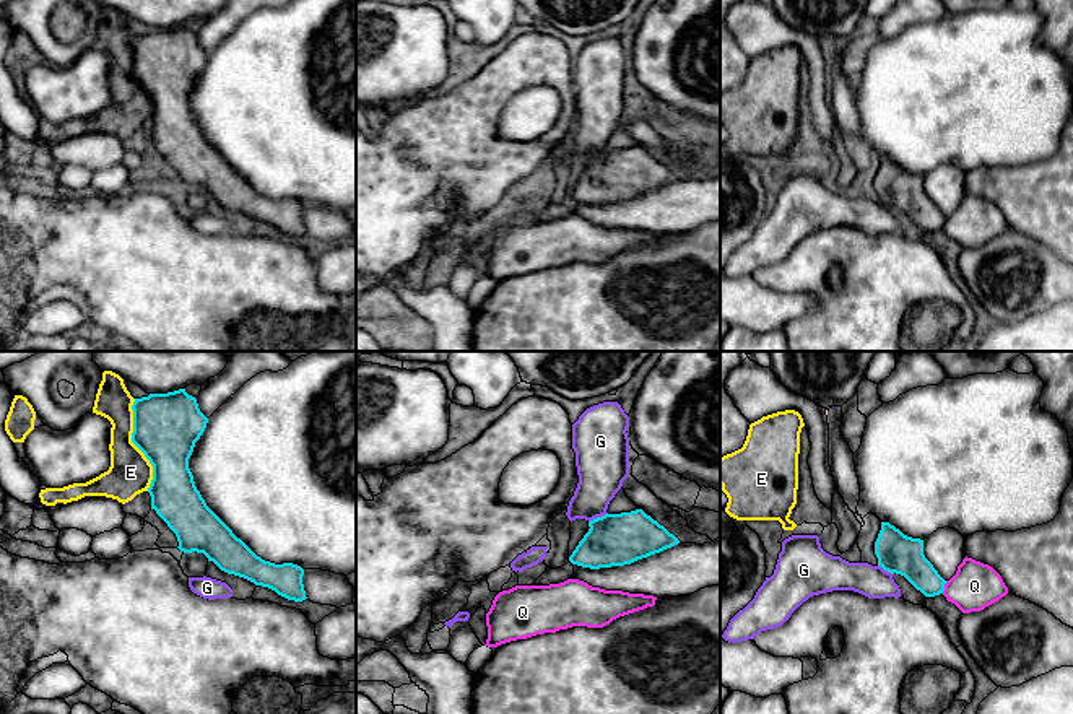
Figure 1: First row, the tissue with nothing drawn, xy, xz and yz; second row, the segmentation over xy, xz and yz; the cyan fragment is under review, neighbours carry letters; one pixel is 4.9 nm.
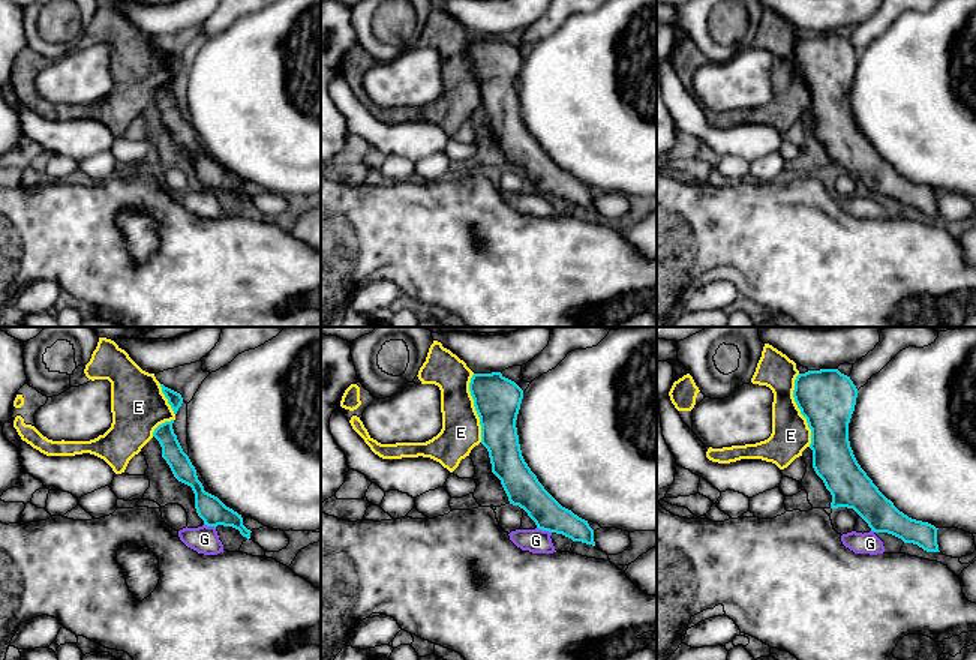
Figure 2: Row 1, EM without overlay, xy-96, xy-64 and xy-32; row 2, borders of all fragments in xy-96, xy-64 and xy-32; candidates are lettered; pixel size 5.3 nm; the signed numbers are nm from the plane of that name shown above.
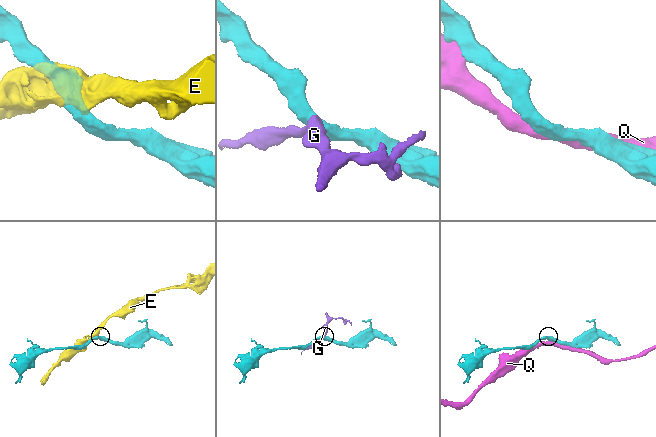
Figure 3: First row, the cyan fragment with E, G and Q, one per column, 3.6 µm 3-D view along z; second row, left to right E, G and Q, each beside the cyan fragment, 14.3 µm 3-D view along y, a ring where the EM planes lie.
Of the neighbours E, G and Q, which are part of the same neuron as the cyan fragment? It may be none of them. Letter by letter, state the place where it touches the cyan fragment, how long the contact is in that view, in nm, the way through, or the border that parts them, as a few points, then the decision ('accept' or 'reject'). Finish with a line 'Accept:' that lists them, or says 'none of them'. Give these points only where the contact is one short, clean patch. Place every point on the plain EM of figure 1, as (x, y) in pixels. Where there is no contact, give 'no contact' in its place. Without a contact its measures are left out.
E: contact xy (134, 78); length 460 nm; reject
G: contact xz (597, 153); length 110 nm; way xz (621, 174), (597, 153), (597, 119), (602, 103); accept
Q: contact yz (943, 223); length 70 nm; reject
Accept: G

